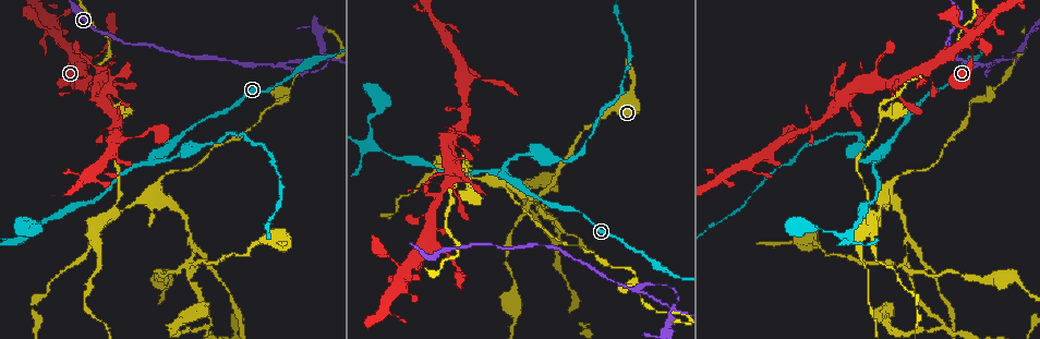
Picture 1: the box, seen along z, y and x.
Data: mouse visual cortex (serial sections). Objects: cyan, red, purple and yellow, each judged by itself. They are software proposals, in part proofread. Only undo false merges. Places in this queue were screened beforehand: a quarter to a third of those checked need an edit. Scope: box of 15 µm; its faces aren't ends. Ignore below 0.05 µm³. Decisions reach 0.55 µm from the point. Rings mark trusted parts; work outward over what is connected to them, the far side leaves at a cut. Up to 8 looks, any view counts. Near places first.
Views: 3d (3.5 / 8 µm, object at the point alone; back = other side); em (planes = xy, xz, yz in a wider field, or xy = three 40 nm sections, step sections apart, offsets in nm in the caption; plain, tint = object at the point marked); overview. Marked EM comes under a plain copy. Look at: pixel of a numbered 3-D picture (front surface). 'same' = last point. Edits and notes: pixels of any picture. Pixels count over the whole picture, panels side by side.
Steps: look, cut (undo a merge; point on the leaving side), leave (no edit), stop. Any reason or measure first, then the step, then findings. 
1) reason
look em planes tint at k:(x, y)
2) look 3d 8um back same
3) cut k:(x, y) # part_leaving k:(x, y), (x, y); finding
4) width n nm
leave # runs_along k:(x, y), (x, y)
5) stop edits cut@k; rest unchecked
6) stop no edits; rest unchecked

calibre changes
look 3d 8um at 1:(905, 264)

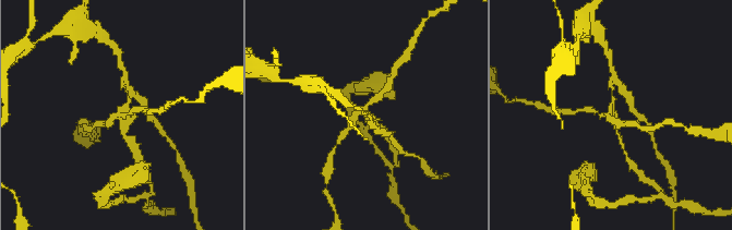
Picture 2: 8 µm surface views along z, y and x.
now the EM
look em xy step 5 tint at 2:(121, 116)

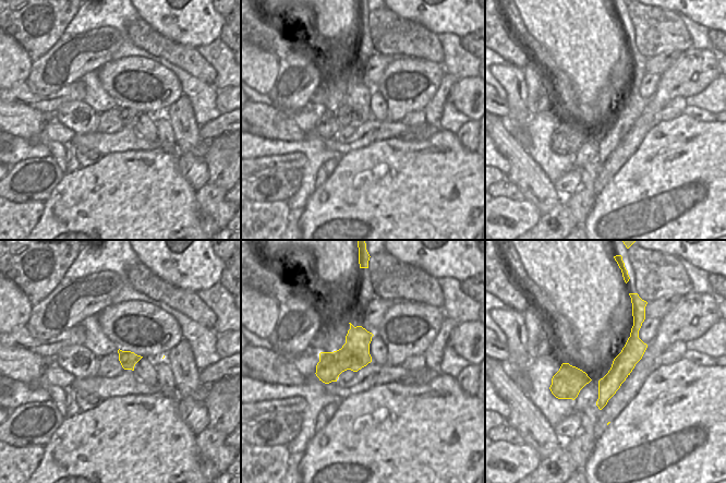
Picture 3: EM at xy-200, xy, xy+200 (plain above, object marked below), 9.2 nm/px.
leave # runs_along 3:(637, 318), (633, 351), (601, 405); continuous, no second cell

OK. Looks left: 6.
thin neck
look 3d 3.5um at 1:(944, 329)

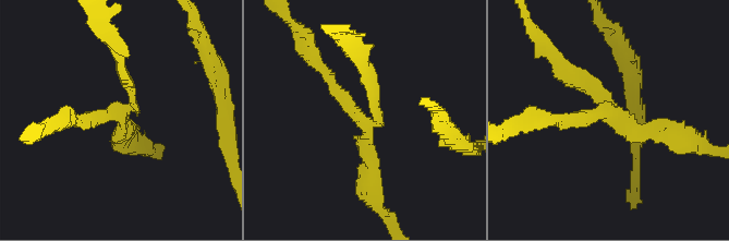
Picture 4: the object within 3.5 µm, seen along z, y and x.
leave # runs_along 4:(121, 72), (131, 106), (74, 119); one cell here

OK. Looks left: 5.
narrows sharply
look 3d 3.5um at 1:(862, 140)

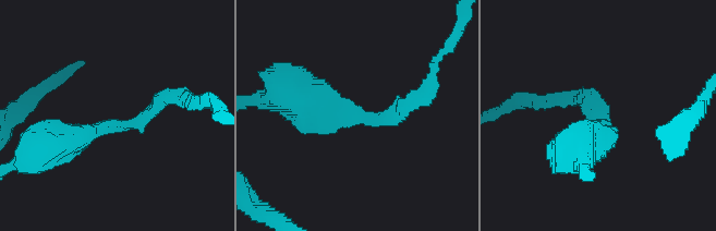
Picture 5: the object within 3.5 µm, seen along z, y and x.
arm_widths 200, 400 nm
look em xy step 5 tint at 5:(129, 124)

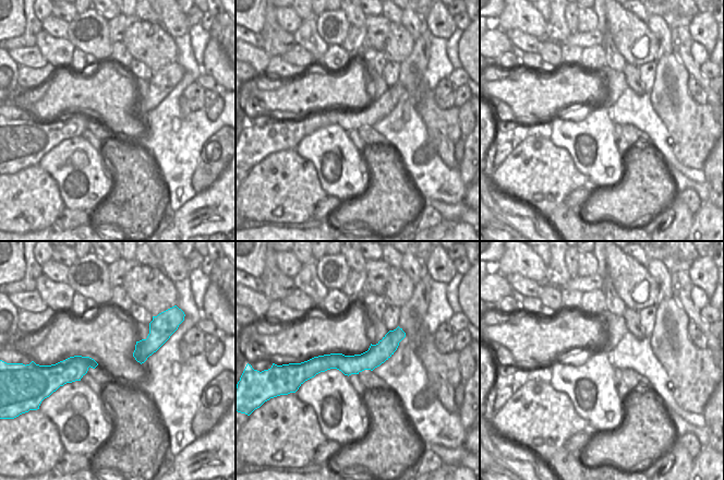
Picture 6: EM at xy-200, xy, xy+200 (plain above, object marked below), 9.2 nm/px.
leave # runs_along 5:(61, 141), (185, 98); one cell here

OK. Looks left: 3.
sudden change in width
look 3d 8um at 1:(162, 195)

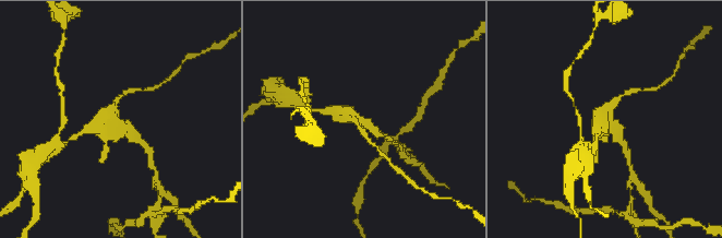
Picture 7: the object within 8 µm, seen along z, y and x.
now the EM
look em xy step 3 tint at 7:(364, 119)

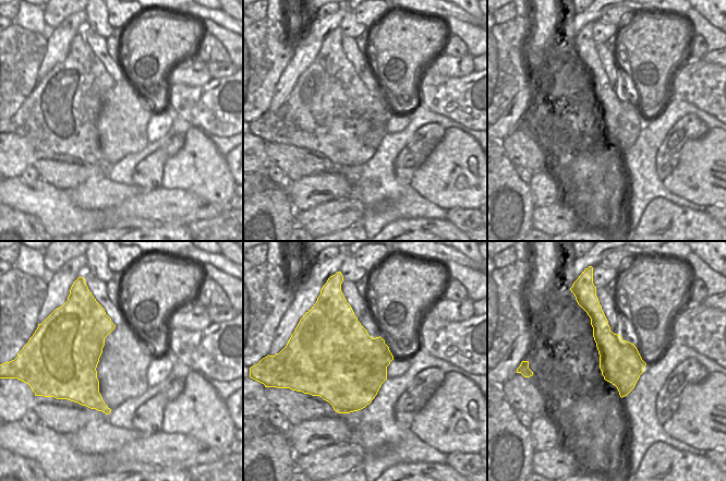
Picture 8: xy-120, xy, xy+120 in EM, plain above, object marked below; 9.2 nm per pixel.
leave # runs_along 8:(100, 312), (87, 392), (107, 410); one cell here

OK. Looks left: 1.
stop no edits; rest unchecked

